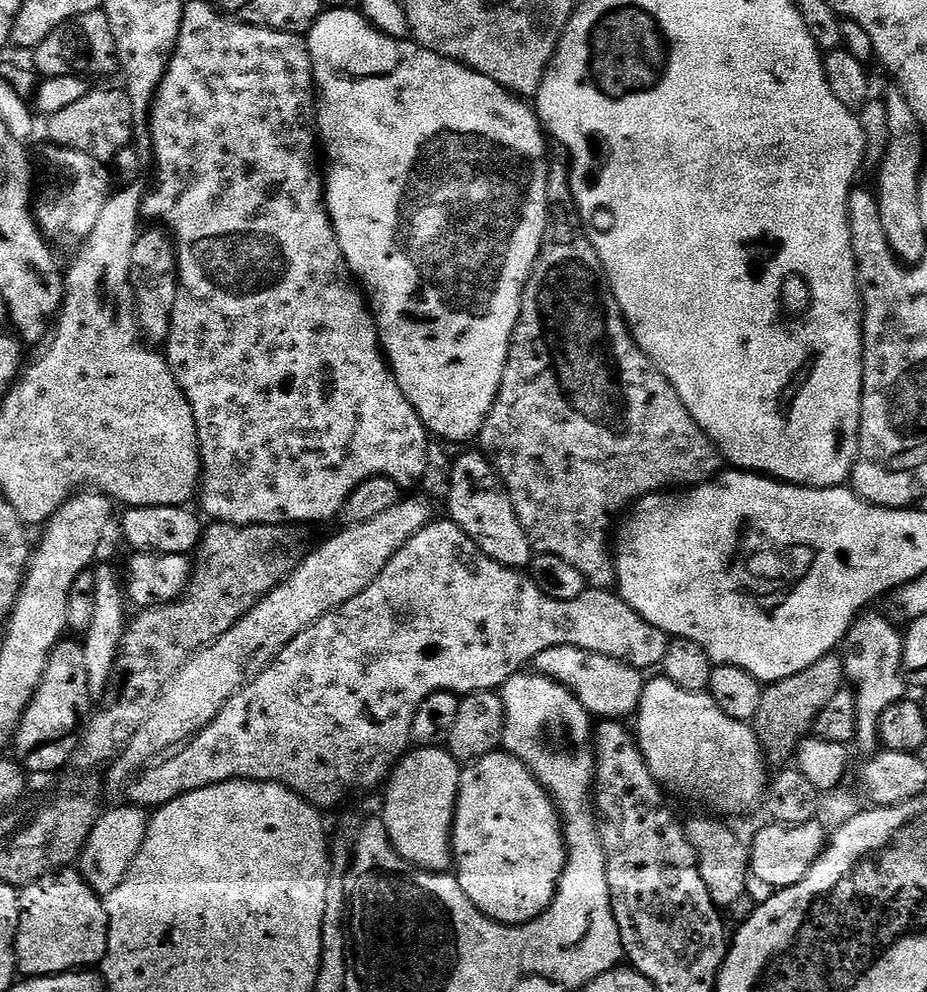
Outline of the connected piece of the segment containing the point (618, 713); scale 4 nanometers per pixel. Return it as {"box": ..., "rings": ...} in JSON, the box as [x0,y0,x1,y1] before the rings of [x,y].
{"box":[534,644,646,721],"rings":[[[569,644],[539,652],[534,661],[534,668],[539,675],[558,681],[561,688],[570,689],[578,698],[578,702],[582,702],[584,709],[593,718],[600,720],[623,721],[628,718],[624,716],[631,717],[640,707],[642,690],[646,683],[645,673],[641,669],[634,668],[623,660],[615,660]]]}

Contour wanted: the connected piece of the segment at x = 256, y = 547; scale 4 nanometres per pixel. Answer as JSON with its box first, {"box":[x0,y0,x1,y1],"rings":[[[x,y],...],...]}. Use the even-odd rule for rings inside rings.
{"box":[74,522,306,768],"rings":[[[212,522],[205,527],[200,541],[198,557],[192,570],[192,579],[186,589],[186,595],[172,601],[171,604],[157,604],[137,611],[136,617],[127,621],[124,637],[120,643],[120,653],[108,683],[108,691],[99,701],[98,707],[88,718],[82,729],[80,746],[76,749],[74,764],[80,768],[96,768],[99,764],[107,765],[116,759],[124,748],[138,734],[139,728],[150,719],[151,712],[162,694],[162,686],[186,666],[188,659],[202,651],[207,644],[212,644],[226,630],[230,630],[250,609],[266,594],[273,592],[285,580],[297,564],[304,559],[306,547],[300,541],[295,527],[283,524],[221,524]]]}

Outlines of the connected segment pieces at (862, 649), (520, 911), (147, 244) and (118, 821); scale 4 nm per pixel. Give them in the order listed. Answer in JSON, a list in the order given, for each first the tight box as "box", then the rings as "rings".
[{"box":[842,611,906,754],"rings":[[[865,611],[856,617],[842,641],[842,655],[844,657],[844,675],[856,694],[856,709],[858,710],[858,730],[856,731],[855,747],[858,746],[864,754],[872,754],[881,747],[880,723],[882,714],[894,706],[894,702],[905,699],[906,681],[902,666],[902,652],[904,650],[904,632],[896,629],[880,612]]]},{"box":[452,750,568,926],"rings":[[[497,750],[486,754],[478,761],[469,763],[460,774],[460,793],[456,795],[456,815],[452,821],[452,854],[454,857],[454,875],[462,886],[466,898],[470,898],[472,905],[484,916],[489,916],[498,924],[510,924],[519,926],[529,924],[536,920],[552,904],[556,896],[556,886],[560,883],[564,867],[568,864],[568,845],[564,842],[564,826],[560,818],[560,809],[556,807],[556,801],[533,776],[532,771],[525,766],[516,756],[508,752]]]},{"box":[130,226,181,345],"rings":[[[148,226],[141,231],[134,242],[134,254],[130,254],[130,286],[136,299],[136,317],[141,333],[153,345],[163,345],[170,334],[174,306],[181,289],[180,258],[171,232],[160,226]]]},{"box":[78,806,149,894],"rings":[[[135,806],[123,807],[116,808],[113,812],[105,811],[101,815],[86,842],[84,854],[78,861],[88,885],[101,894],[114,891],[126,878],[134,858],[138,858],[138,850],[142,850],[142,842],[146,842],[148,837],[149,813]]]}]

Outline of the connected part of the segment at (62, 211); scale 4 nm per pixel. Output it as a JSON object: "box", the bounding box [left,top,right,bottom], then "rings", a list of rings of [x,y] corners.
{"box":[35,147,113,238],"rings":[[[53,147],[51,151],[48,160],[60,171],[60,176],[64,179],[64,185],[61,186],[60,193],[53,198],[52,204],[48,200],[42,201],[41,204],[39,201],[35,213],[40,230],[45,234],[51,233],[53,216],[62,235],[87,238],[94,230],[102,210],[106,210],[106,202],[113,194],[113,173],[105,161],[90,158],[90,154],[82,154],[78,150],[57,147]]]}

